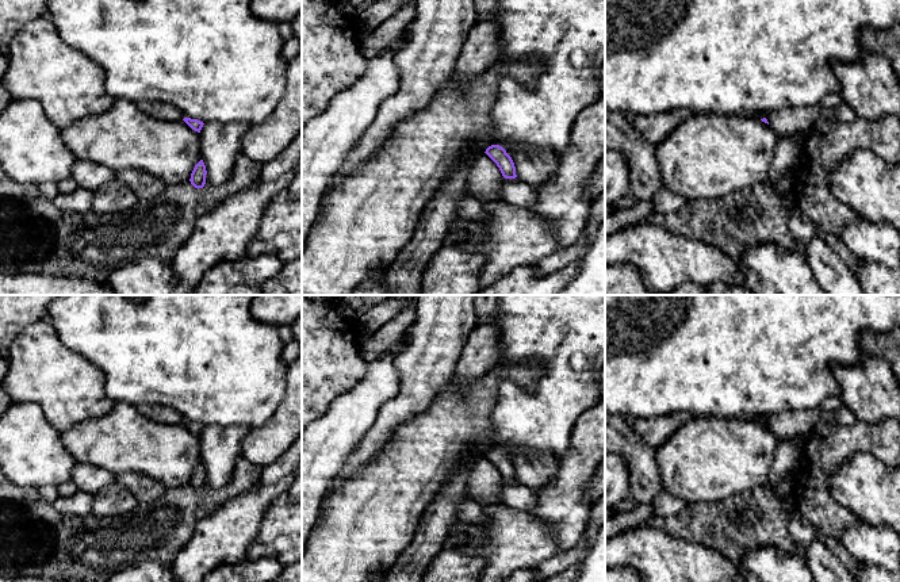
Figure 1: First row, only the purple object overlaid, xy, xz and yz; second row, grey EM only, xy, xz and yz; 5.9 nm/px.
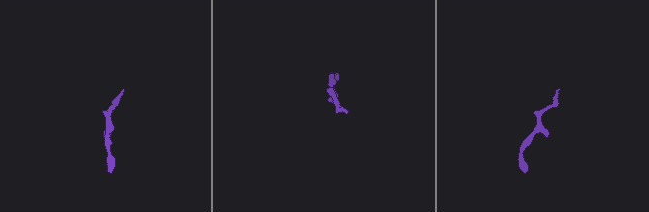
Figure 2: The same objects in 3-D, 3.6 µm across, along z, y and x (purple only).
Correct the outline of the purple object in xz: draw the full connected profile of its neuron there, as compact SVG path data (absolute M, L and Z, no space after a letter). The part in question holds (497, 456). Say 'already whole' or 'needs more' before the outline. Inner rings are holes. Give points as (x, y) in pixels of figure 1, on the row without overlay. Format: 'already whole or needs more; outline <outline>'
already whole; outline M491 448L485 455L499 471L505 482L516 482L516 470L512 460L499 448Z

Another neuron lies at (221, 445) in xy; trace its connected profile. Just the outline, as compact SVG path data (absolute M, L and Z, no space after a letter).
M208 425L200 433L202 463L206 468L206 487L218 491L231 483L241 456L241 443L249 432L240 425Z

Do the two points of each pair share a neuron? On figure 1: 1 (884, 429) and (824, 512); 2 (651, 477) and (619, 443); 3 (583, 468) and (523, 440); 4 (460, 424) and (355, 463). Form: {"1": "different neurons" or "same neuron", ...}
{"1": "same neuron", "2": "same neuron", "3": "different neurons", "4": "different neurons"}

